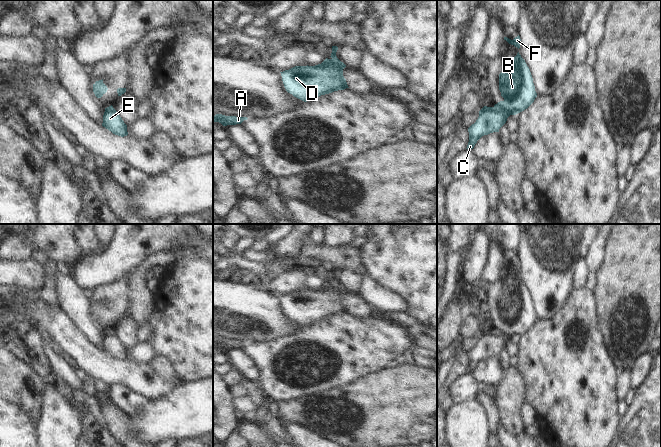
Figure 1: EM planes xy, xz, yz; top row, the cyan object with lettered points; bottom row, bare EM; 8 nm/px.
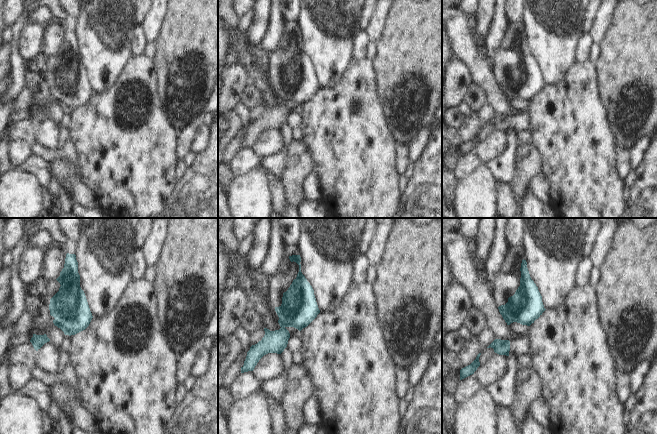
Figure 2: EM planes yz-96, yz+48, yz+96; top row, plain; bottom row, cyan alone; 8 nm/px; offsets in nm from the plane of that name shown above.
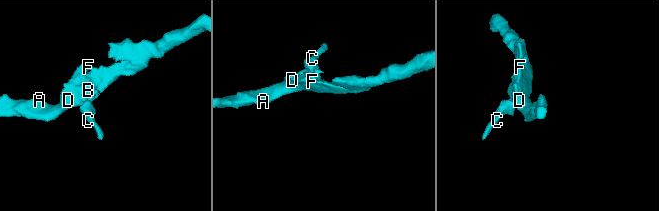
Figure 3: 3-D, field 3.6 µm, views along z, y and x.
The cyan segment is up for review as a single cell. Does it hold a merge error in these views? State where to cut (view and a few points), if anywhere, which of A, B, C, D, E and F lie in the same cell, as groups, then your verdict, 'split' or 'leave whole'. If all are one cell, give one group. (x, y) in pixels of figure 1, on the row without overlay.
yz (494, 330), (499, 333), (505, 333), (510, 338) | A B D F / C E | split

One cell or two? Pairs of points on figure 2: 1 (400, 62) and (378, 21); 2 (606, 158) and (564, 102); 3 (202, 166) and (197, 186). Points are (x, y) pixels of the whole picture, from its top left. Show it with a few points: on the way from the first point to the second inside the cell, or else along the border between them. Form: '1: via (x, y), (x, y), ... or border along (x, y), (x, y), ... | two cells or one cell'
1: border along (390, 10), (386, 19), (386, 27), (376, 43) | two cells
2: via (592, 145), (564, 116) | one cell
3: via (202, 171), (202, 181) | one cell

